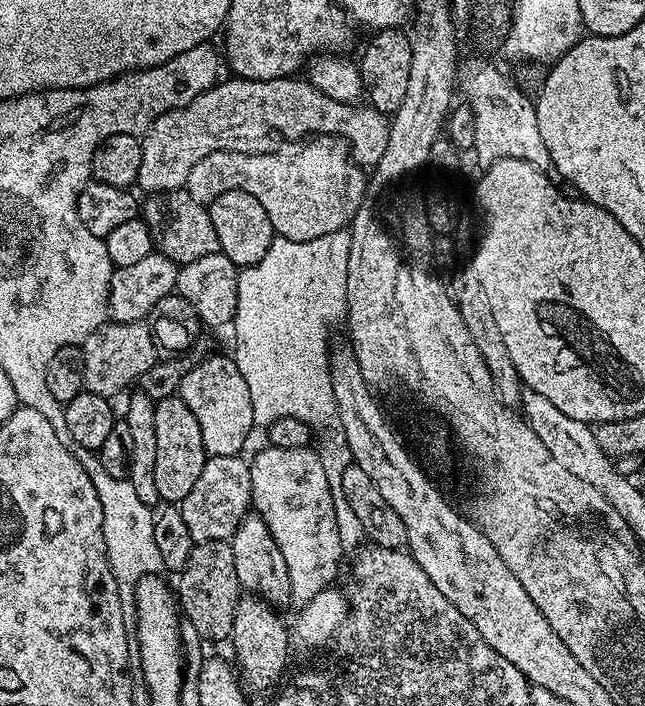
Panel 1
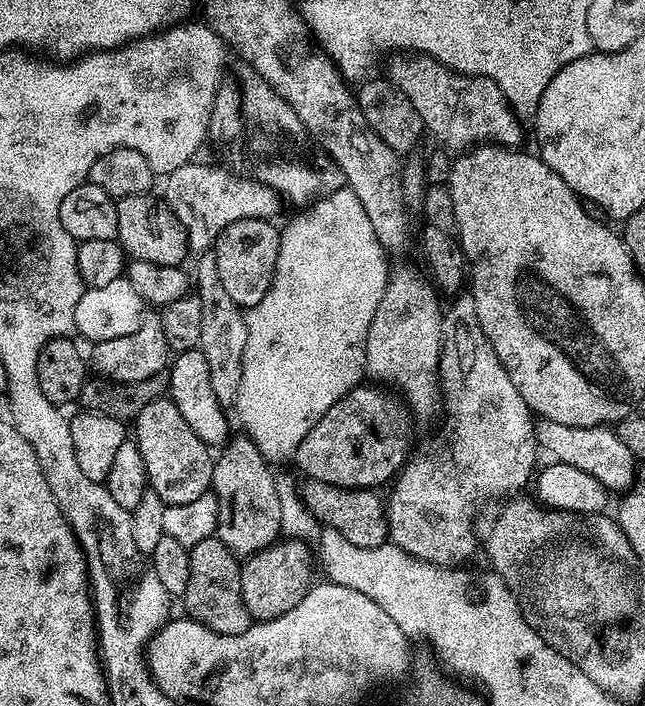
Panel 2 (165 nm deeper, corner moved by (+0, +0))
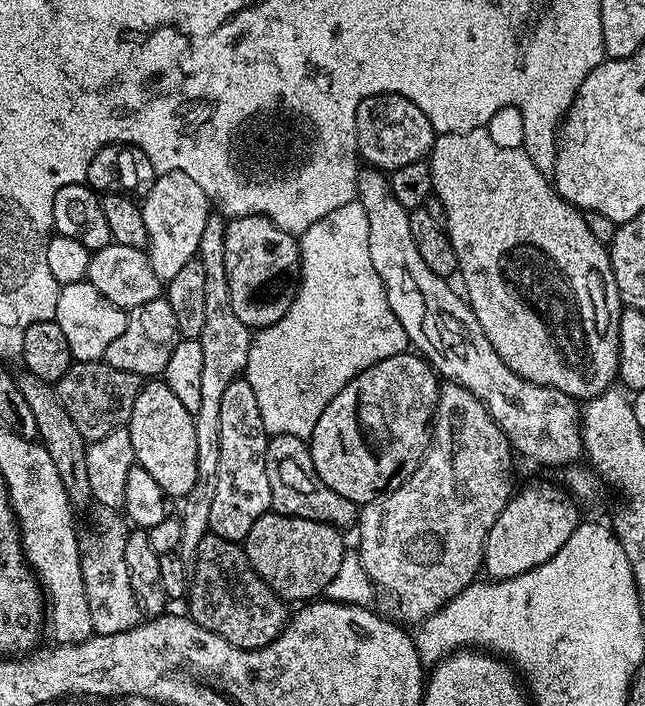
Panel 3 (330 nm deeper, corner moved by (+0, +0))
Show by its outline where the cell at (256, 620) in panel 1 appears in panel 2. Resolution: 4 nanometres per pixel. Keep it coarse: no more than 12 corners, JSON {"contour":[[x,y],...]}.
{"contour":[[281,538],[241,563],[253,621],[302,602],[314,552]]}

